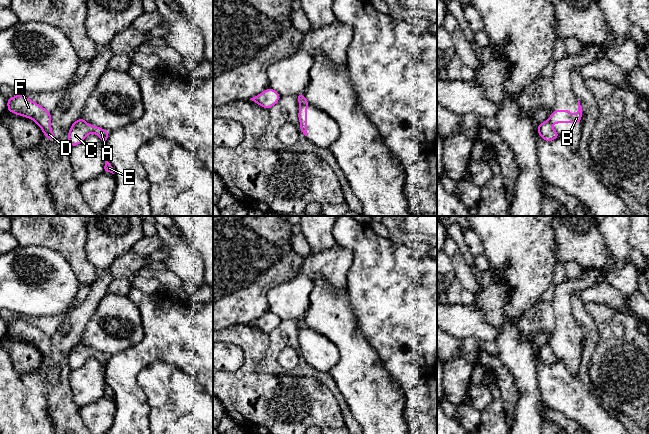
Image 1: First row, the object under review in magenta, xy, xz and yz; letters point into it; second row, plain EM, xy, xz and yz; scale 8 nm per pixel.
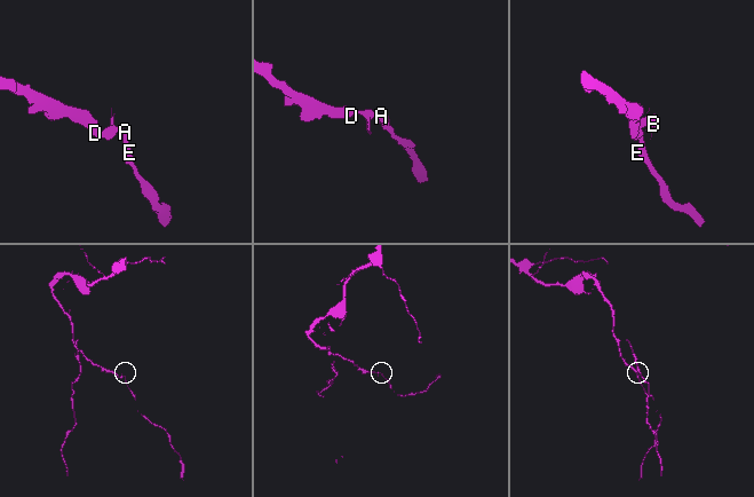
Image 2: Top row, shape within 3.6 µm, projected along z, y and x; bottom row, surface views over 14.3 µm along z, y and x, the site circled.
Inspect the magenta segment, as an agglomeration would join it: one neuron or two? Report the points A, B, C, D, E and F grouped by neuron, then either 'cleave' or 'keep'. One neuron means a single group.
A C D E F / B | cleave

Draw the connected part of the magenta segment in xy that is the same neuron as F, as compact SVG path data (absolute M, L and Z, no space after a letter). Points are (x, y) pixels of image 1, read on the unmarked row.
M22 319L7 323L7 327L8 335L34 344L41 351L45 360L50 364L57 363L51 356L51 337L42 330Z

